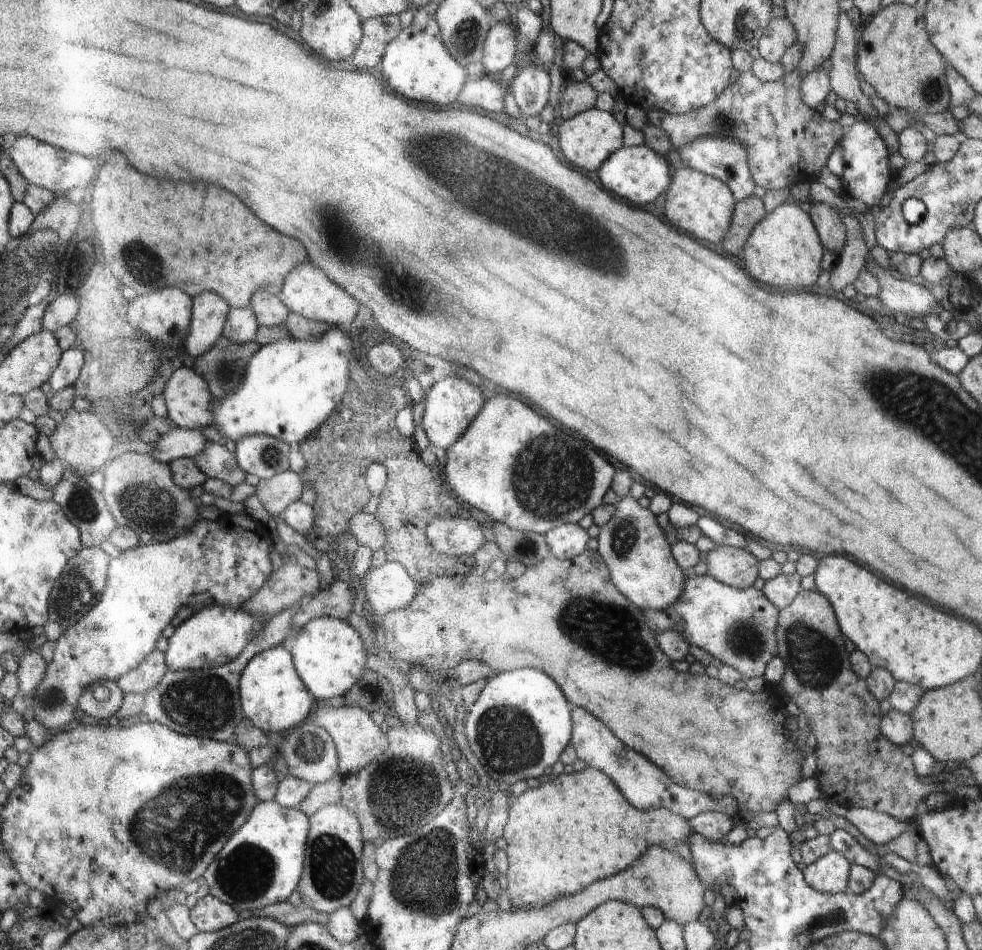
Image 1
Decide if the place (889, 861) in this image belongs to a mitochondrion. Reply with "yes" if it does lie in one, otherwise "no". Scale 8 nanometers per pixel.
no

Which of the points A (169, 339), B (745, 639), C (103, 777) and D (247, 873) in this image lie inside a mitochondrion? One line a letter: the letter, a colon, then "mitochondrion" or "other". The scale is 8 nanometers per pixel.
A: mitochondrion
B: mitochondrion
C: other
D: mitochondrion

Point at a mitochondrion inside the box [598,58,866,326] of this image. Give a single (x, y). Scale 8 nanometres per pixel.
(719, 121)

